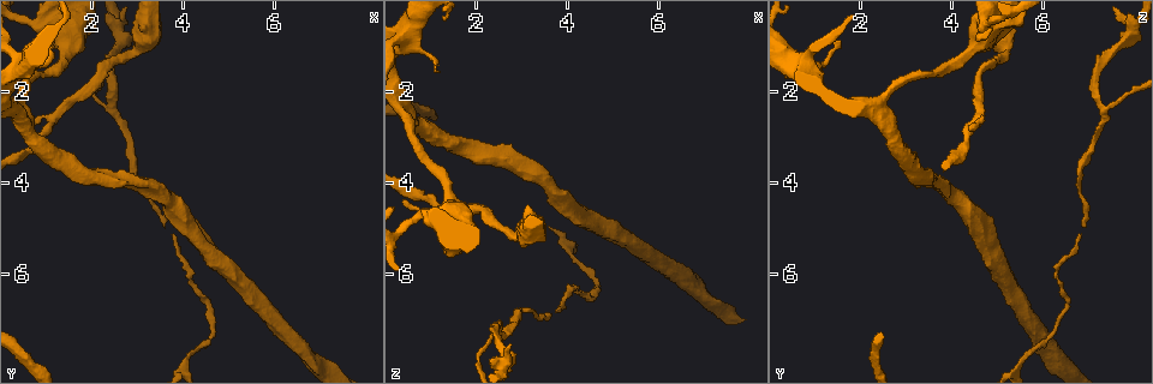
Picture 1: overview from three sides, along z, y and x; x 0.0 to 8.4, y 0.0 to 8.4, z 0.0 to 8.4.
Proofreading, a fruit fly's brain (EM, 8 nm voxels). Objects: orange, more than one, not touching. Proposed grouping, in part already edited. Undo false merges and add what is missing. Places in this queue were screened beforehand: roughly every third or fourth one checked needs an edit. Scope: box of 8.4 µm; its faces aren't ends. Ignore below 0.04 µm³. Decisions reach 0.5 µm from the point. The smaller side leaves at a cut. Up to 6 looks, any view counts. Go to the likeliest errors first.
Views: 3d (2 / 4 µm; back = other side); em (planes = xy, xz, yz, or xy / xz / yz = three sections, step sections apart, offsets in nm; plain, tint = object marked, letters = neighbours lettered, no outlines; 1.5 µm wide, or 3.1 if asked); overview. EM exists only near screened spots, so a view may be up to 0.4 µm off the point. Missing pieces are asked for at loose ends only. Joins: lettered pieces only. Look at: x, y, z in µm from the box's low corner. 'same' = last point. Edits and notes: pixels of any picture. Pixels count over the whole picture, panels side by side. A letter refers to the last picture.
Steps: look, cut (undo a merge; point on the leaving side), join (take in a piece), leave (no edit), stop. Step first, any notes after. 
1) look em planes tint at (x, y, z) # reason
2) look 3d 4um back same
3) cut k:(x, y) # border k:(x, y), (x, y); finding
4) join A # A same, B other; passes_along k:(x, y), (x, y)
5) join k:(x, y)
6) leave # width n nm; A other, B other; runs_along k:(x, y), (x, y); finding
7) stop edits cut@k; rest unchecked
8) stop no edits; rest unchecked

look 3d 2um at (2.30, 2.40, 7.45) # sharp bend

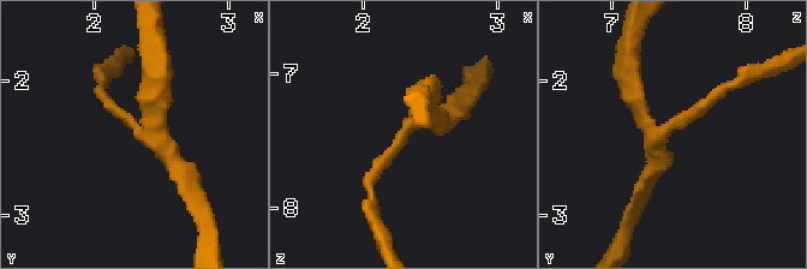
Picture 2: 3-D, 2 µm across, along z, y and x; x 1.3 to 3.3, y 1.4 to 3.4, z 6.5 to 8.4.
look em xy step 8 tint at (2.32, 2.36, 7.46) # need the tissue

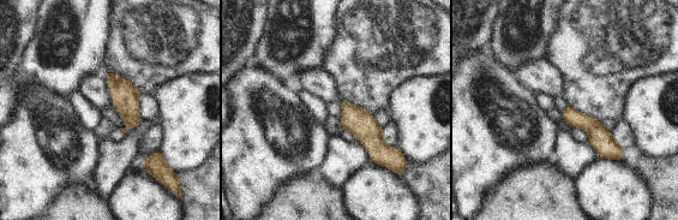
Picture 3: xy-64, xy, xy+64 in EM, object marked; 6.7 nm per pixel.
look em planes letters same

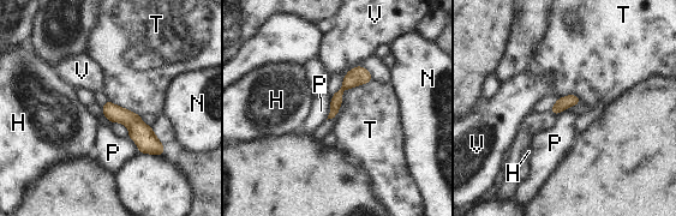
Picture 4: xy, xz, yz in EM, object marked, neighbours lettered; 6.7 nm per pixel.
leave # width 80 nm; longest_contact T 260 nm; H other, N other, P other, T other, V other; all the same cell

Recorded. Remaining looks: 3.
look em planes letters at (3.60, 4.95, 6.95) # end of a long branch

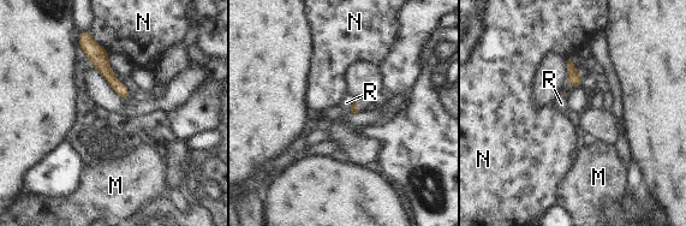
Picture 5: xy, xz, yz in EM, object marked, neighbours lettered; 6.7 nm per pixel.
leave # M other, N other, R other; no lettered piece goes on from it

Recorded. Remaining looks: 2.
stop no edits; rest unchecked

